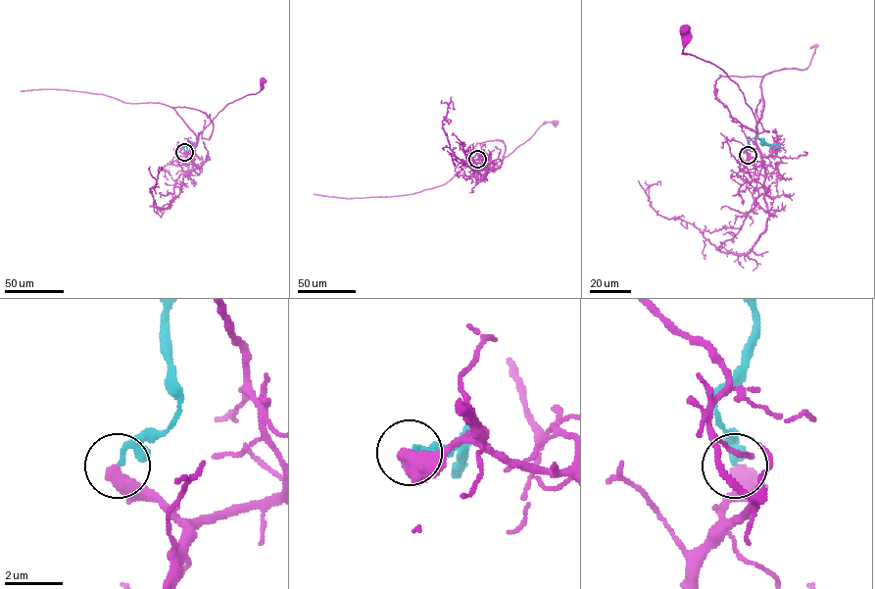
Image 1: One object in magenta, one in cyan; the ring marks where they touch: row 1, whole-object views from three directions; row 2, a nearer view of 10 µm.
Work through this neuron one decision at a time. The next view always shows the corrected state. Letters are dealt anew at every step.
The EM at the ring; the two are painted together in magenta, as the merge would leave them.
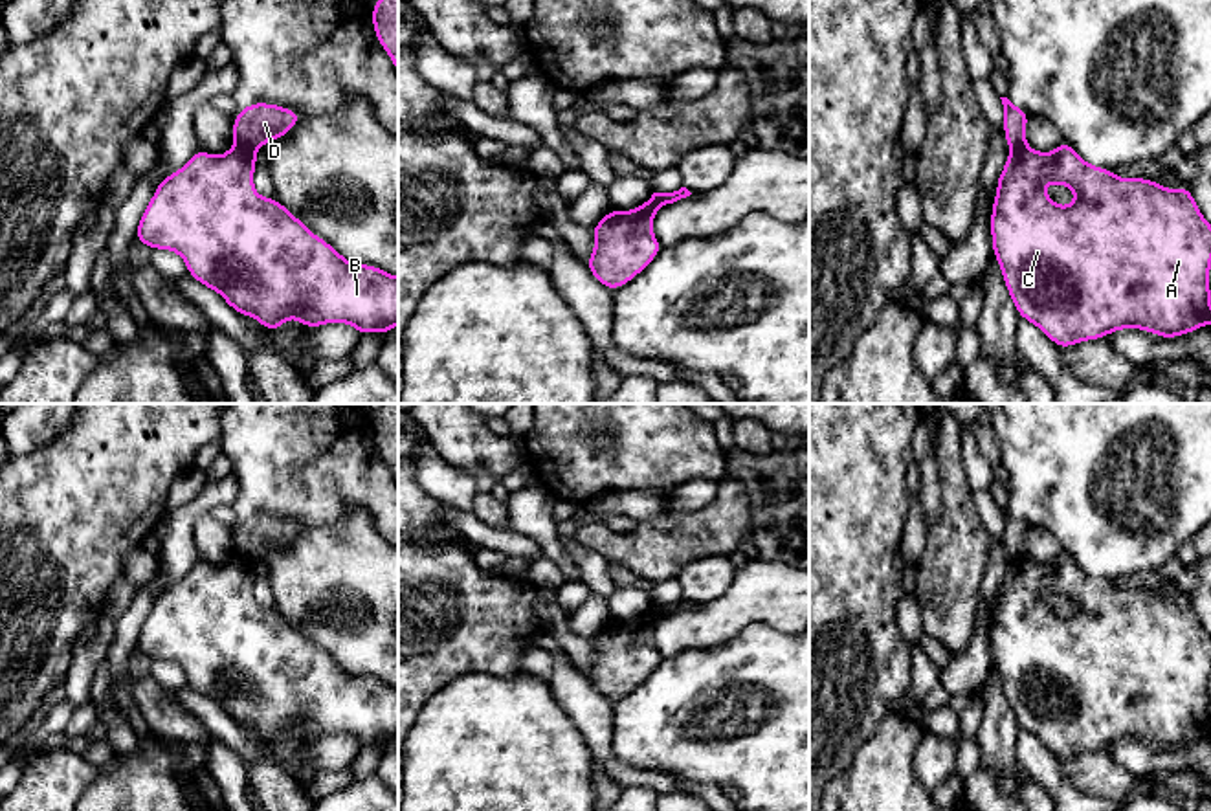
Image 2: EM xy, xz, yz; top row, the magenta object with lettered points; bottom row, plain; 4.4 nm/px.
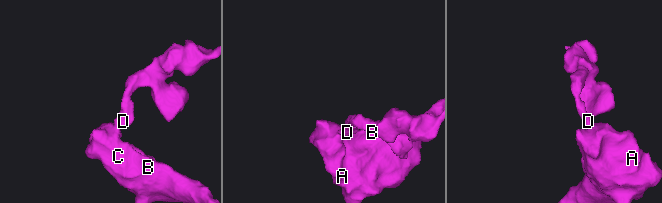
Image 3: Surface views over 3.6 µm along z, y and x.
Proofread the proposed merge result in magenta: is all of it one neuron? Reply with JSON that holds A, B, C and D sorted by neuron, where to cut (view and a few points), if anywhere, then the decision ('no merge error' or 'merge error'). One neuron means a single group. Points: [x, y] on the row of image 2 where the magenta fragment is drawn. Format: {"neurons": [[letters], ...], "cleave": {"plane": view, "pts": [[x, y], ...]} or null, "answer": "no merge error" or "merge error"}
{"neurons": [["A", "B", "C"], ["D"]], "cleave": {"plane": "xy", "pts": [[235, 140], [254, 151]]}, "answer": "merge error"}

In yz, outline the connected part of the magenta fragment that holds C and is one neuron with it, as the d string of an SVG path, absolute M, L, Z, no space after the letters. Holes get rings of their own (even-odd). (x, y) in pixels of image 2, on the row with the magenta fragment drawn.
M1064 139L1050 154L1024 143L1009 152L998 176L991 239L1018 316L1037 325L1059 349L1101 341L1121 328L1141 328L1172 339L1211 325L1211 224L1194 204L1191 187L1171 191L1149 178L1117 178L1105 167L1086 163ZM1044 183L1062 183L1077 200L1066 207L1057 206L1042 191Z

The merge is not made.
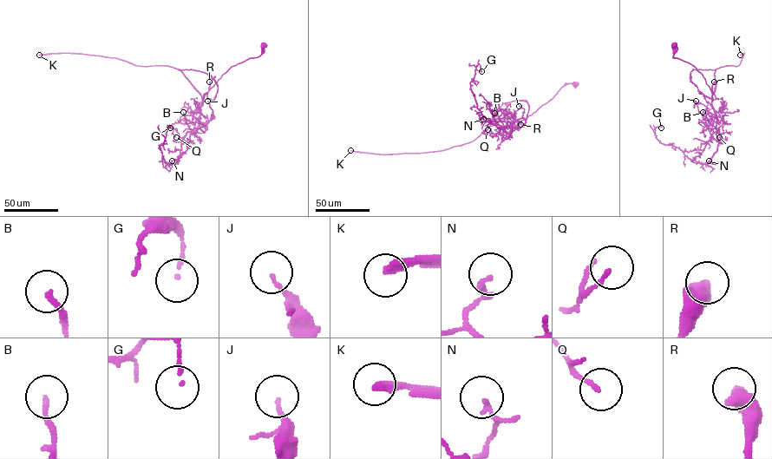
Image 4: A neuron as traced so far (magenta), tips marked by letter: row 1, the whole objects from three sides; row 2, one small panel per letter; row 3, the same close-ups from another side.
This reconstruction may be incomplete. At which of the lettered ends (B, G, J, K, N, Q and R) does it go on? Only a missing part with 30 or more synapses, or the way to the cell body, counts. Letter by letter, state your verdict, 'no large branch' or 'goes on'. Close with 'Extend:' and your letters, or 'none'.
B: no large branch
G: no large branch
J: no large branch
K: goes on
N: no large branch
Q: no large branch
R: no large branch
Extend: K

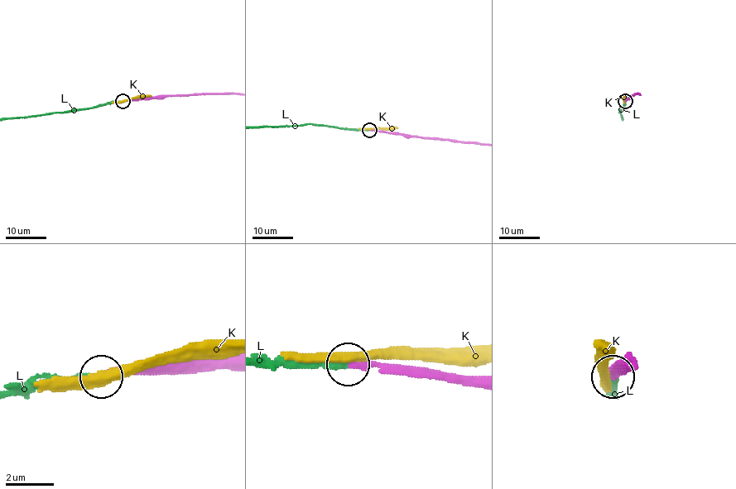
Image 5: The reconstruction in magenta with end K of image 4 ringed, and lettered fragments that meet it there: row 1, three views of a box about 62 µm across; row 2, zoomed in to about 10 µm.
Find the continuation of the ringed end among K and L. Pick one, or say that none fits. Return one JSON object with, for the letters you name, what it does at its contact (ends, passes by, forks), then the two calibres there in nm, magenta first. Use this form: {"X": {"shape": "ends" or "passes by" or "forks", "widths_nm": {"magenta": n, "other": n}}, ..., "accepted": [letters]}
{"L": {"shape": "ends", "widths_nm": {"magenta": 320, "other": 360}}, "accepted": ["L"]}

